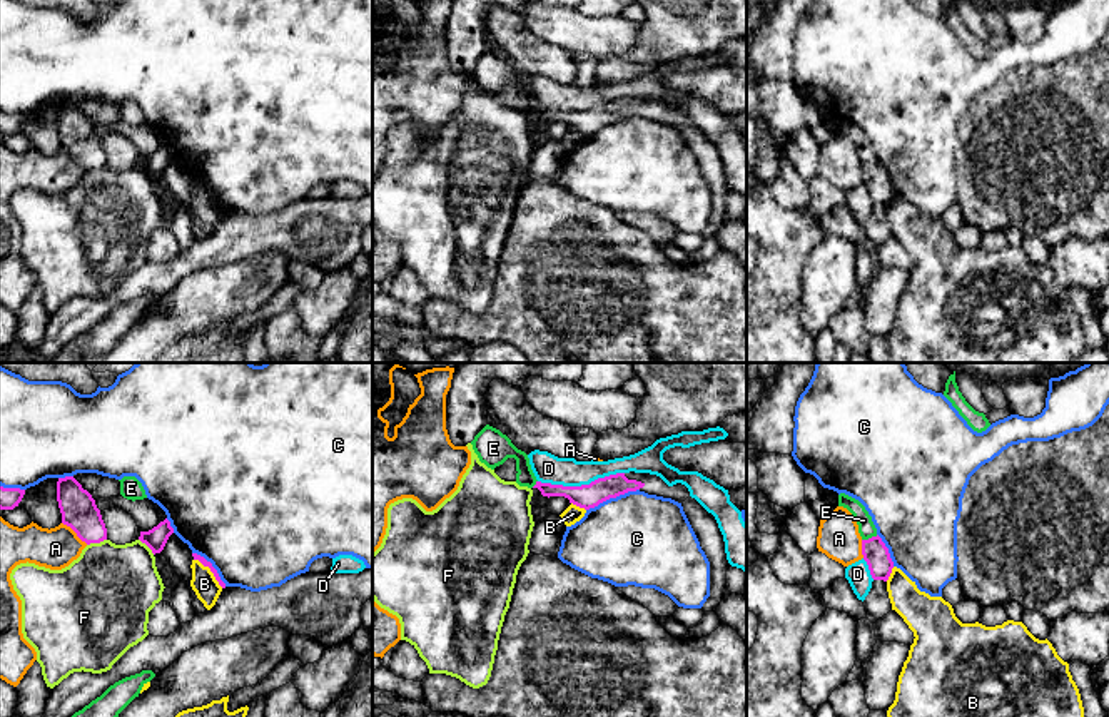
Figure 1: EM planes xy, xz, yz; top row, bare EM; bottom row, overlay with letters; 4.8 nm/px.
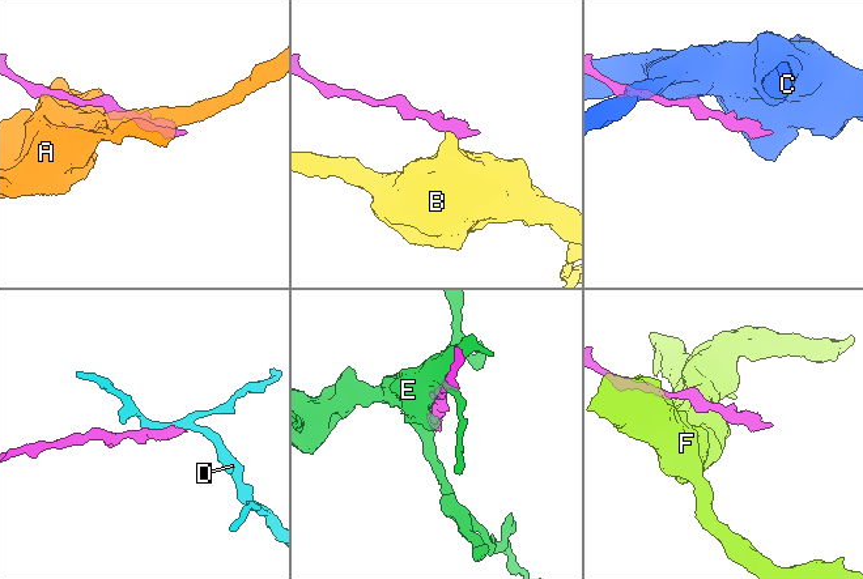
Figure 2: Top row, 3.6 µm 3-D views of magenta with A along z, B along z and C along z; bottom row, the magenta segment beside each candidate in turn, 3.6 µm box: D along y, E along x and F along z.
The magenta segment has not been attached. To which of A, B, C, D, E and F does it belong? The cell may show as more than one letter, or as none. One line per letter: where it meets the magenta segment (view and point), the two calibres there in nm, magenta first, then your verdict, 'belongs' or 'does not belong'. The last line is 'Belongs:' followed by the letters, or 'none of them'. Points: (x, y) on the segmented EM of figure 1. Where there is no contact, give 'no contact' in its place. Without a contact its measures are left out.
A: xy (75, 532) | 170/200 nm | does not belong
B: xy (211, 570) | 40/120 nm | does not belong
C: xz (612, 497) | 120/440 nm | does not belong
D: xz (582, 485) | 120/140 nm | does not belong
E: yz (869, 539) | 120/80 nm | does not belong
F: xy (96, 542) | 170/440 nm | does not belong
Belongs: none of them

